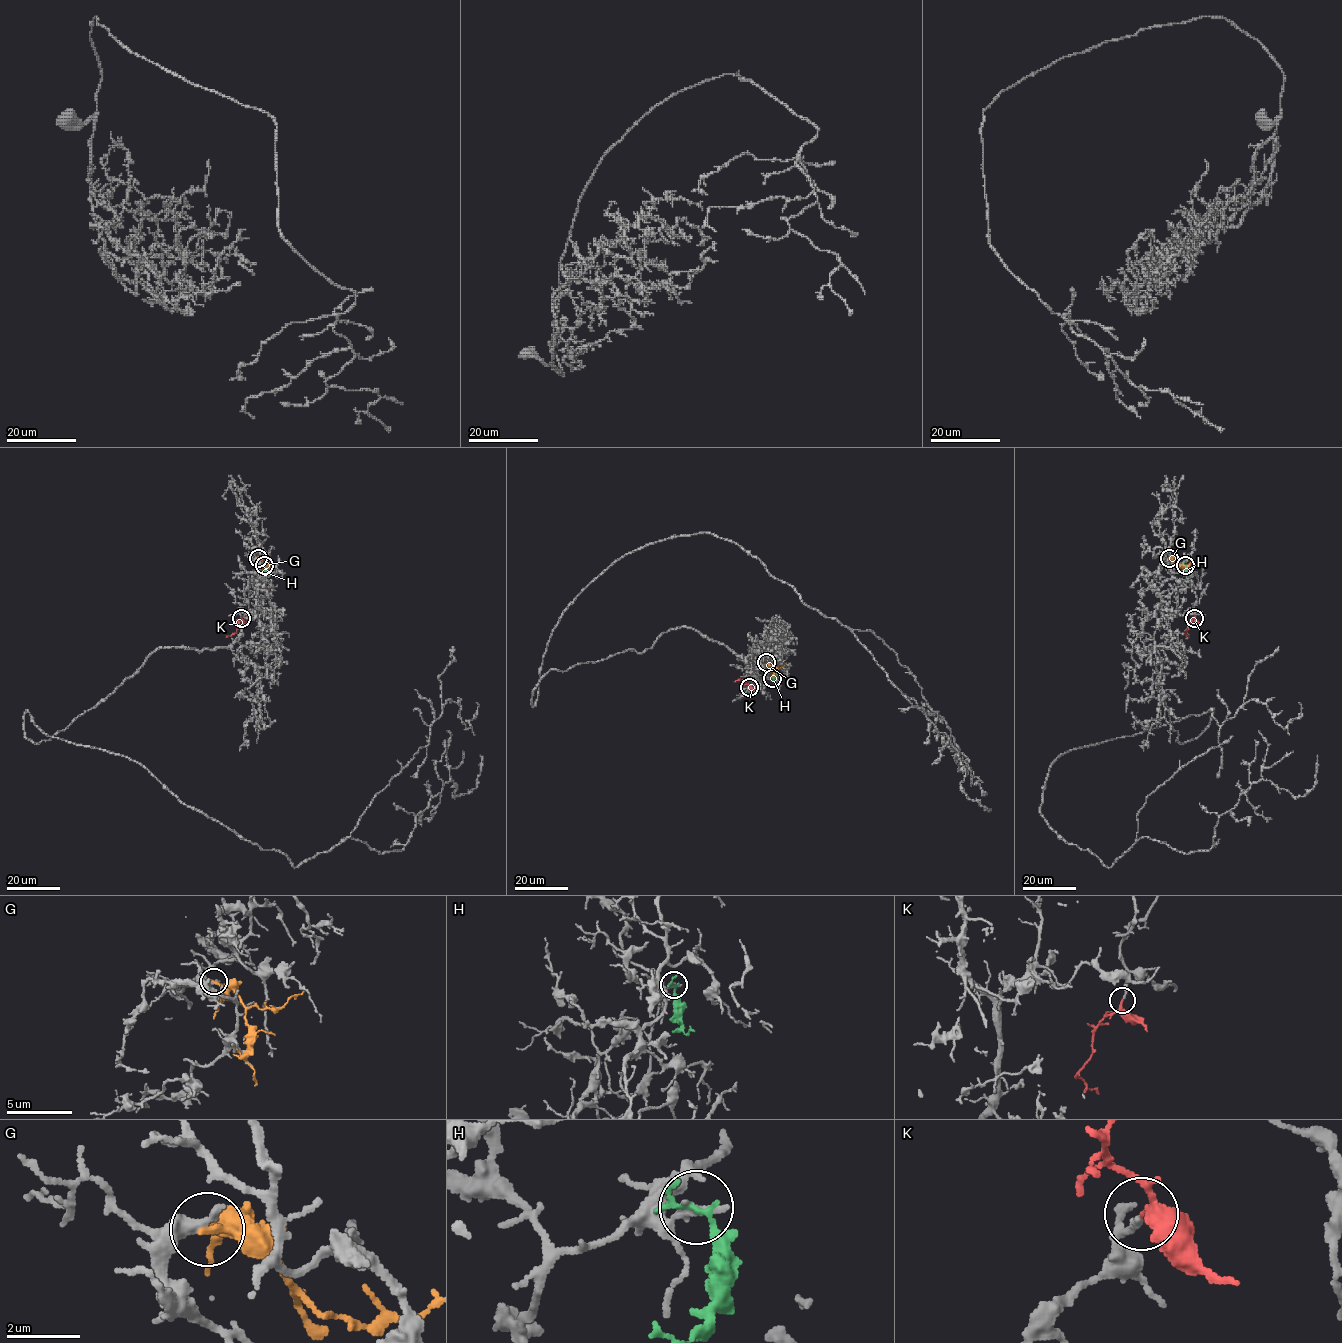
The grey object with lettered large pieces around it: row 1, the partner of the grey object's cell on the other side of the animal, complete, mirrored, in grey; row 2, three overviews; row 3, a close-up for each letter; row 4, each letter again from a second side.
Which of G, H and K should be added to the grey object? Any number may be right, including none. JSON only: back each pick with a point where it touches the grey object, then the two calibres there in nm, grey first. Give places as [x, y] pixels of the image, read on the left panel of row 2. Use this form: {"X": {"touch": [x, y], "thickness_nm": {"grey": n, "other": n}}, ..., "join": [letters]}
{"K": {"touch": [241, 618], "thickness_nm": {"grey": 170, "other": 140}}, "join": ["K"]}

